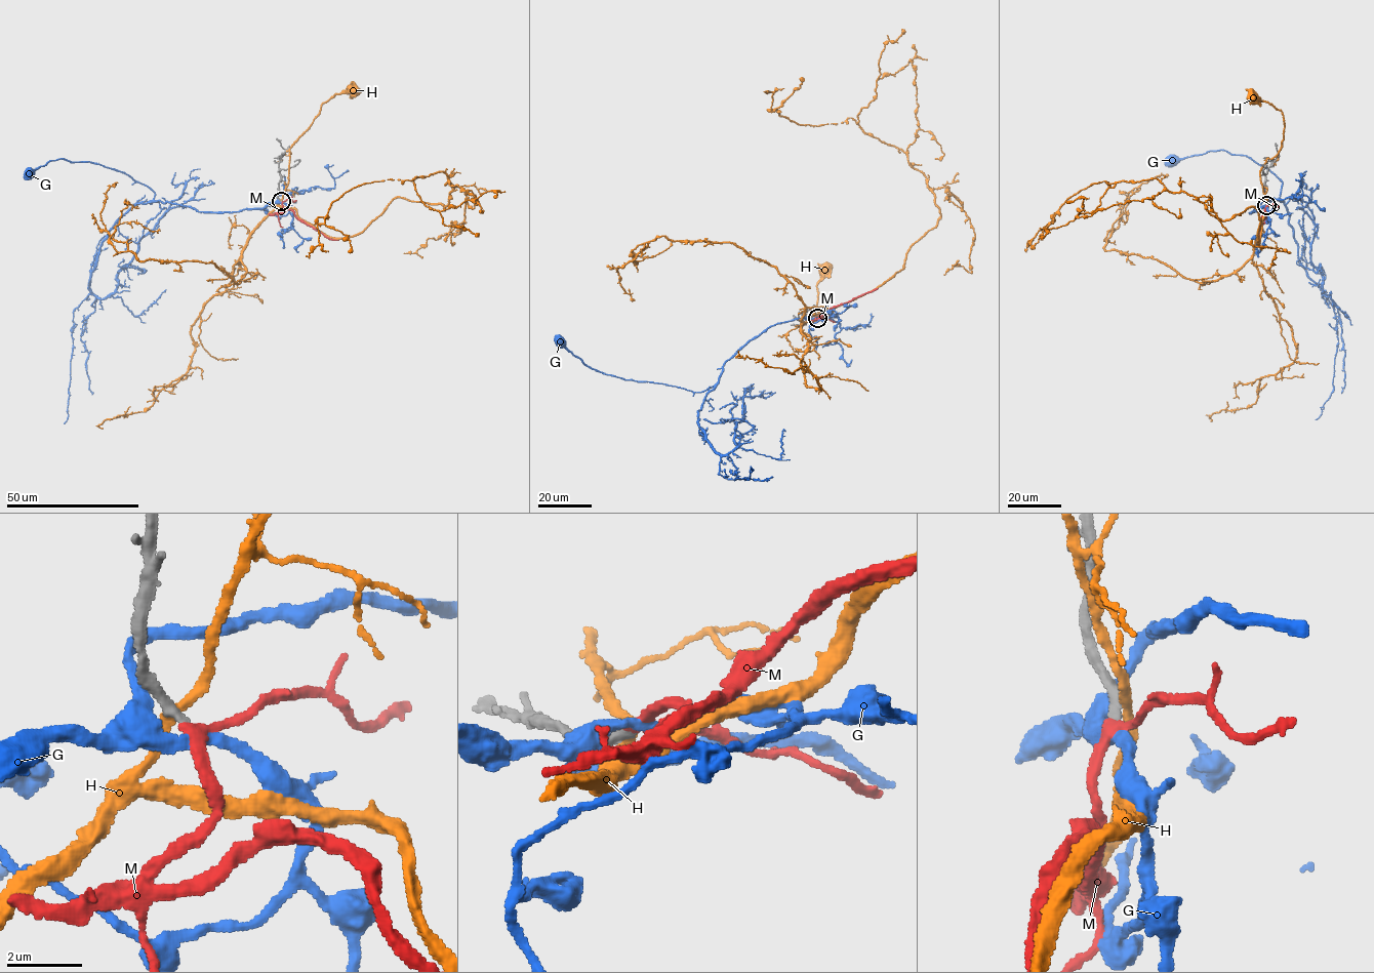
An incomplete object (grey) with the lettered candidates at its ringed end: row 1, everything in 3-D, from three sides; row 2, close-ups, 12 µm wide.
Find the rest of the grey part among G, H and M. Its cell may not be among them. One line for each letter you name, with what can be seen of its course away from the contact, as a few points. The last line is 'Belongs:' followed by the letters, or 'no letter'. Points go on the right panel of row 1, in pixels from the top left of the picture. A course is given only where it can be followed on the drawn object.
M: course (1265, 206), (1259, 247)
Belongs: M

